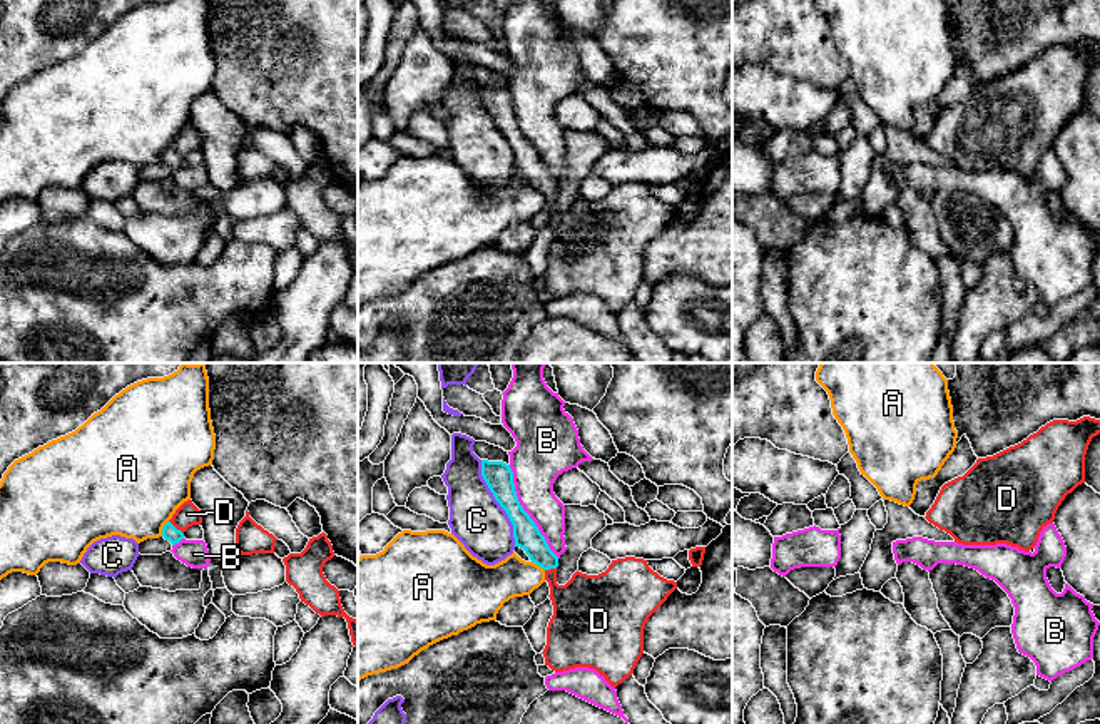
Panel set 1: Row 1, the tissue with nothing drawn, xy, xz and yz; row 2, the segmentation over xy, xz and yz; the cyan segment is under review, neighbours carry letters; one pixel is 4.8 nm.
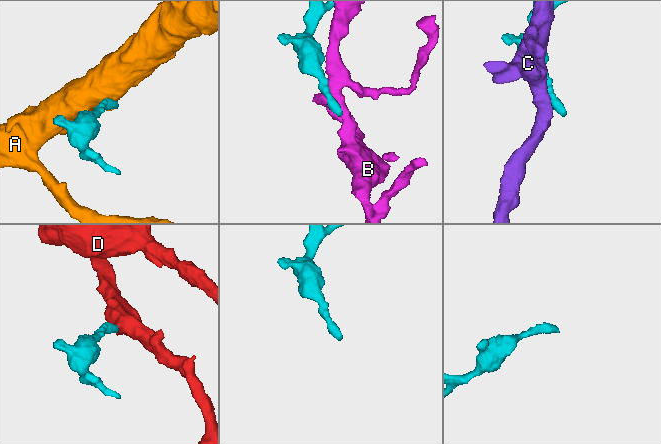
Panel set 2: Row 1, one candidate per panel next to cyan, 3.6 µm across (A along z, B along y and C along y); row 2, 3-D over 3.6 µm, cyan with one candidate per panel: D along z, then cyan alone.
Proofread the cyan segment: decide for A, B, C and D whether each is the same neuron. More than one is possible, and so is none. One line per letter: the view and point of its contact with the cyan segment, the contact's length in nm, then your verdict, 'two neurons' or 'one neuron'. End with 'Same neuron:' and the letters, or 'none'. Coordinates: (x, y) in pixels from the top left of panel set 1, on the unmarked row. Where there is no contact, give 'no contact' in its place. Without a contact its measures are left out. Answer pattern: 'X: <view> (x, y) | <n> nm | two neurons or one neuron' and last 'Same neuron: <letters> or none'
A: xy (162, 154) | 90 nm | two neurons
B: xz (525, 137) | 500 nm | two neurons
C: xz (499, 127) | 440 nm | two neurons
D: xy (174, 152) | 100 nm | one neuron
Same neuron: D

